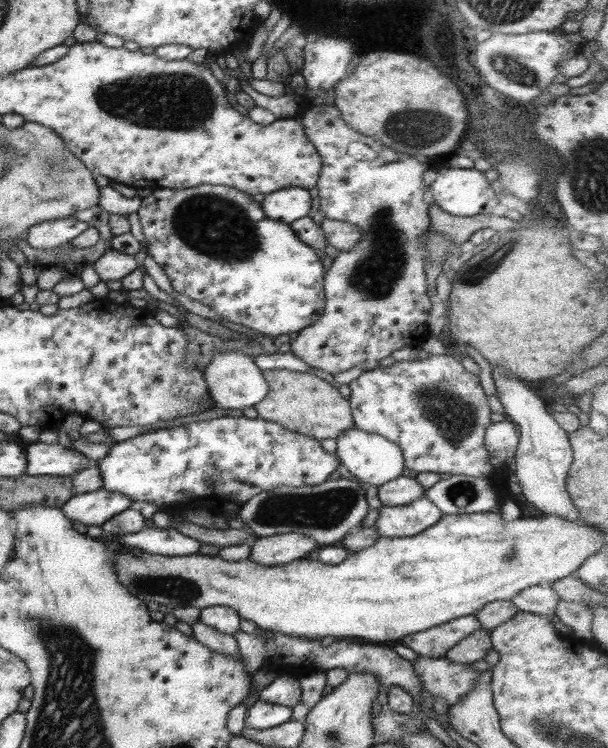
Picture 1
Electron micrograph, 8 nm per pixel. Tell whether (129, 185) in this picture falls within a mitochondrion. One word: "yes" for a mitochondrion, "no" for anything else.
no

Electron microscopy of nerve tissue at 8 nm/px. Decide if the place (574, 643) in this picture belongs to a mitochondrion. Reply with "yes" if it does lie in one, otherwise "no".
no

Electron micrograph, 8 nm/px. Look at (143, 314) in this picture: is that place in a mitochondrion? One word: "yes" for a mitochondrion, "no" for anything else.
no

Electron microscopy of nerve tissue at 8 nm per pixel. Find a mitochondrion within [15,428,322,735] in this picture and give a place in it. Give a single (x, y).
(173, 589)

